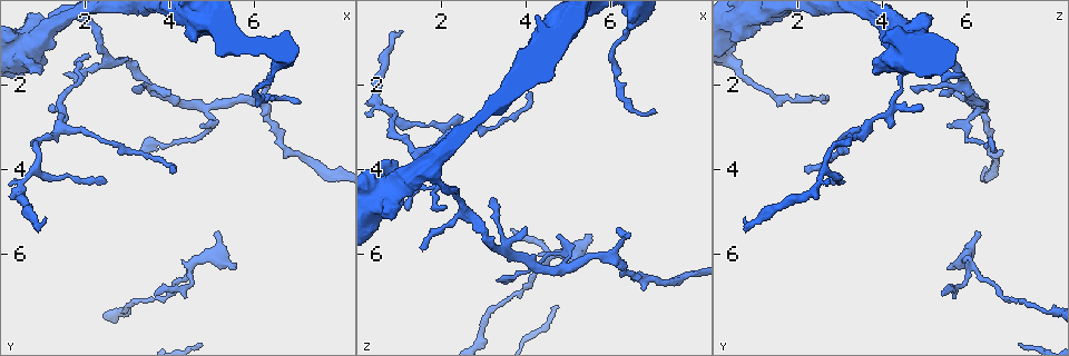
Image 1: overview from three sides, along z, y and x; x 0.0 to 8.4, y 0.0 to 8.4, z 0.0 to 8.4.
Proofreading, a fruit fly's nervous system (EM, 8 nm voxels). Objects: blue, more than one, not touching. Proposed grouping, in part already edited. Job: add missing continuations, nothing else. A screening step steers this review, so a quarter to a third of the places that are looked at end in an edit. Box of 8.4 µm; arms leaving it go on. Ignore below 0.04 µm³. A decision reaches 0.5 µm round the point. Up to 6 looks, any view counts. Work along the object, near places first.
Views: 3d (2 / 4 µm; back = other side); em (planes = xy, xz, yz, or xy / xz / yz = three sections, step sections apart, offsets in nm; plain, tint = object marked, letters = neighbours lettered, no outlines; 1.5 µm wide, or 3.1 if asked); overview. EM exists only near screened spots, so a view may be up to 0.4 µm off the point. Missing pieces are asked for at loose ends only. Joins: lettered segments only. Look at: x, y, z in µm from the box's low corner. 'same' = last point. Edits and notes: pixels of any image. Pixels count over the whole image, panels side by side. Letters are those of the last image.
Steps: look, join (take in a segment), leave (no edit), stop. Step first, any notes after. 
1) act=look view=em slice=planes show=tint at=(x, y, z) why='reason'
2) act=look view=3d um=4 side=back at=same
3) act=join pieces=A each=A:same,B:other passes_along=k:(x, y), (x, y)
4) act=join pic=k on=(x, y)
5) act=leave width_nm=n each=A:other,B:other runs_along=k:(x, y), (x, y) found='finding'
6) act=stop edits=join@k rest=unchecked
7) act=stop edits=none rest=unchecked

act=look view=3d um=2 at=(4.15, 4.05, 2.15) why='thin end'

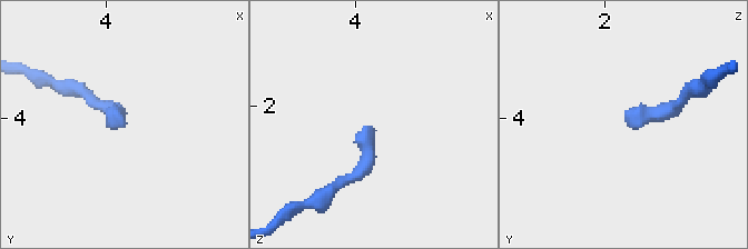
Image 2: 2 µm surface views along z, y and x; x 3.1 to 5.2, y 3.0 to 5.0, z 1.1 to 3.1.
act=look view=em slice=planes show=letters at=(4.14, 4.06, 2.20) why='need the tissue'

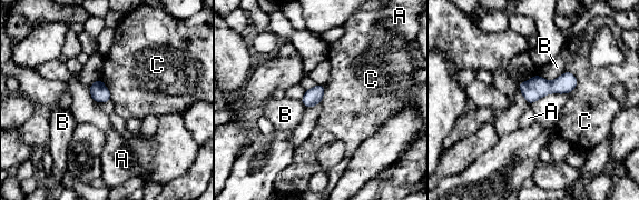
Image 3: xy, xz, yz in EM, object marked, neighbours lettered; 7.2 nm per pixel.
act=leave each=A:other,B:other,C:other border=3:(566, 71), (577, 81), (569, 93) found='no lettered segment goes on from it'

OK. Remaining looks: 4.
act=look view=em slice=planes show=letters at=(2.45, 4.25, 2.75) why='thin end'

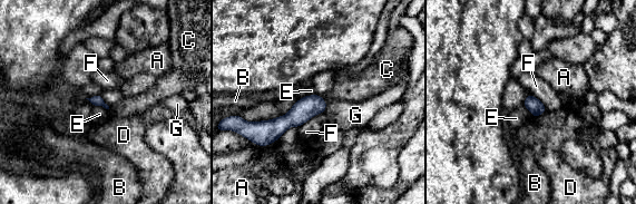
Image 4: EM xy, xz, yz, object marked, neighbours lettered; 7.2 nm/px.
act=leave each=A:other,B:other,C:other,D:other,E:other,F:other,G:other runs_along=4:(323, 105), (311, 105), (262, 133) found='none of them fits'

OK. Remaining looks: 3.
act=look view=3d um=4 at=(4.00, 2.20, 5.40) why='thin end'

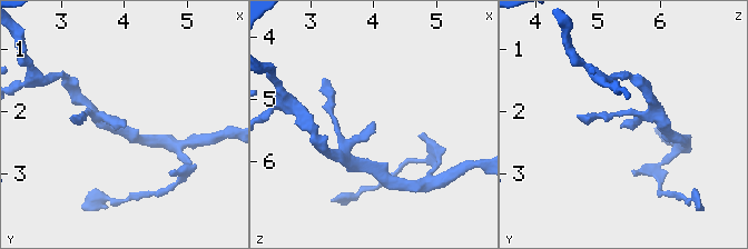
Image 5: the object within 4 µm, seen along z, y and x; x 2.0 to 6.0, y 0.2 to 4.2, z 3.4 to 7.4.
act=look view=em slice=planes show=letters at=(4.00, 2.20, 5.35)

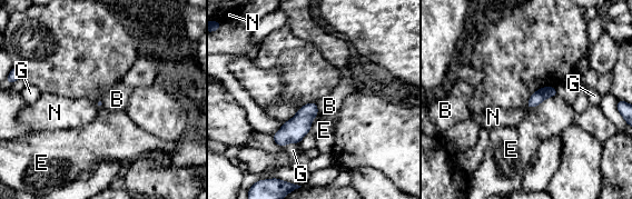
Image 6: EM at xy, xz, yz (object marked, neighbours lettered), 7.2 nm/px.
act=leave each=B:other,E:other,G:other,N:other border=6:(315, 102), (318, 112) found='none of them fits'

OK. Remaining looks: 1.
act=stop edits=none rest=unchecked

